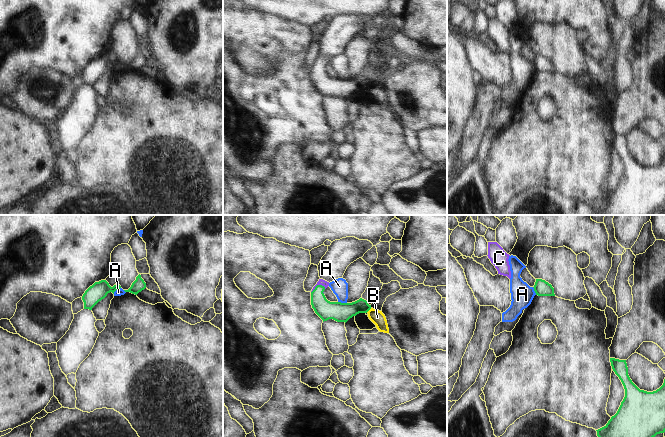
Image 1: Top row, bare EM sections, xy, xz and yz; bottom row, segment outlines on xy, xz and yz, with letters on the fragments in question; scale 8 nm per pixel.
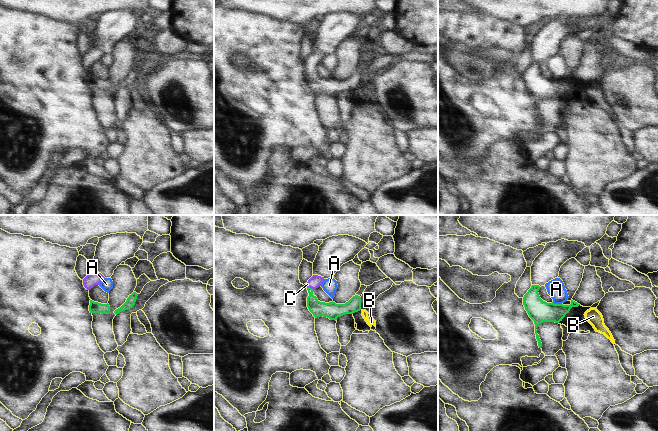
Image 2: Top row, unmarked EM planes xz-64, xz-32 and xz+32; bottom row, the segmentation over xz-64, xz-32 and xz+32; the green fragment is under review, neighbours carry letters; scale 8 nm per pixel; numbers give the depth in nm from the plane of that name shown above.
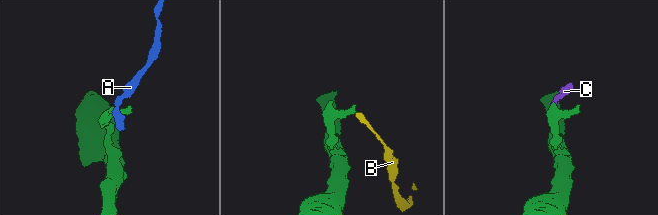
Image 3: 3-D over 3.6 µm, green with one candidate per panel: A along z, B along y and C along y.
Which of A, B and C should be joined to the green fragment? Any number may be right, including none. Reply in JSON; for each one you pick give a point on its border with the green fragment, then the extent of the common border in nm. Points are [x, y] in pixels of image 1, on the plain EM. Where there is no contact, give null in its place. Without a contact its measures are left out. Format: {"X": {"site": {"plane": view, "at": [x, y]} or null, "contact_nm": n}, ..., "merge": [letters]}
{"C": {"site": {"plane": "xz", "at": [317, 61]}, "contact_nm": 130}, "merge": ["C"]}

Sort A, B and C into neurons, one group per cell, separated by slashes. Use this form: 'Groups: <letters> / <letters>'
Groups: A / B / C.

